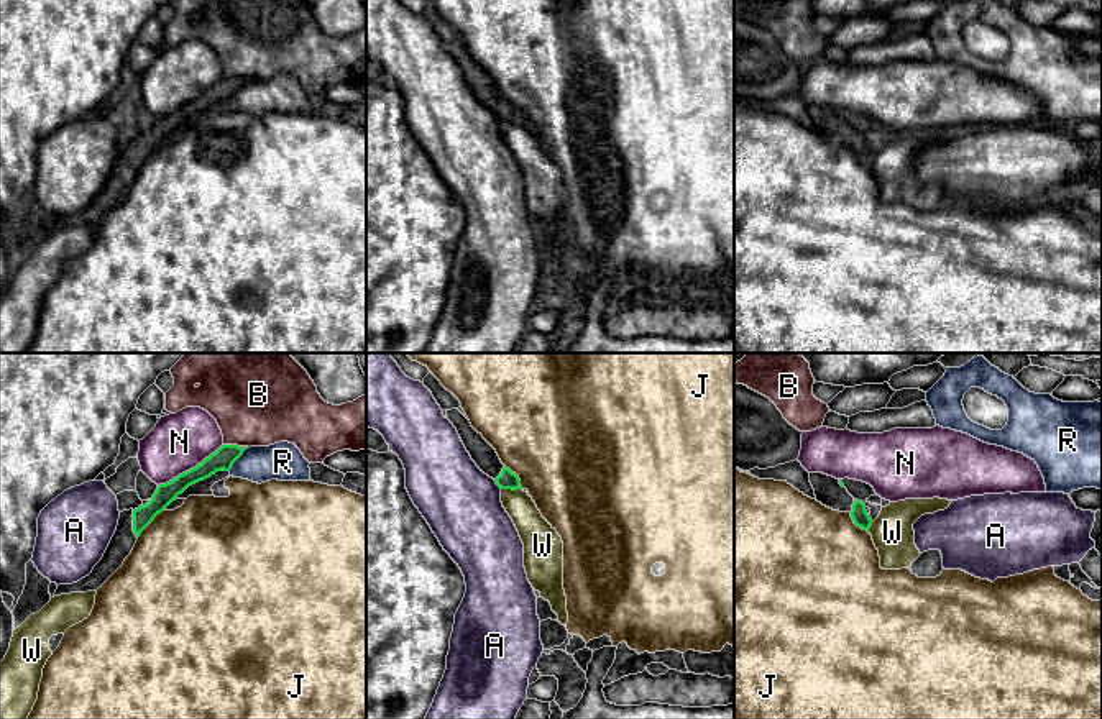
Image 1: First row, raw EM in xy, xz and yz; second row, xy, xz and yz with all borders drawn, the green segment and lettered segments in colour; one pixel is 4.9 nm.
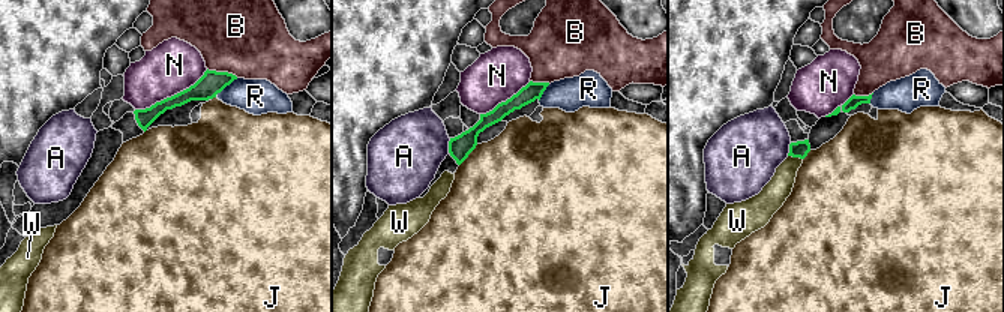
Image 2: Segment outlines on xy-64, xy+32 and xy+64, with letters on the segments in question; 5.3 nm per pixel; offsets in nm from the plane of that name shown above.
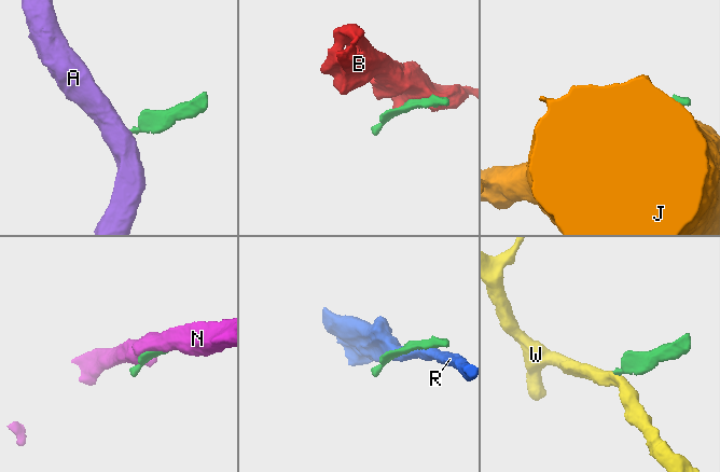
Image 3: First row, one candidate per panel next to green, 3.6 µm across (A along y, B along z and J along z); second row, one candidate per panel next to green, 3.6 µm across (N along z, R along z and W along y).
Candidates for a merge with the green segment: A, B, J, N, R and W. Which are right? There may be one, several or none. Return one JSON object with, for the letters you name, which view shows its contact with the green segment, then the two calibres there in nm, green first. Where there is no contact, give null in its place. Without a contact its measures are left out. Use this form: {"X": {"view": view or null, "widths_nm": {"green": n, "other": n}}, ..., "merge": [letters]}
{"merge": []}

